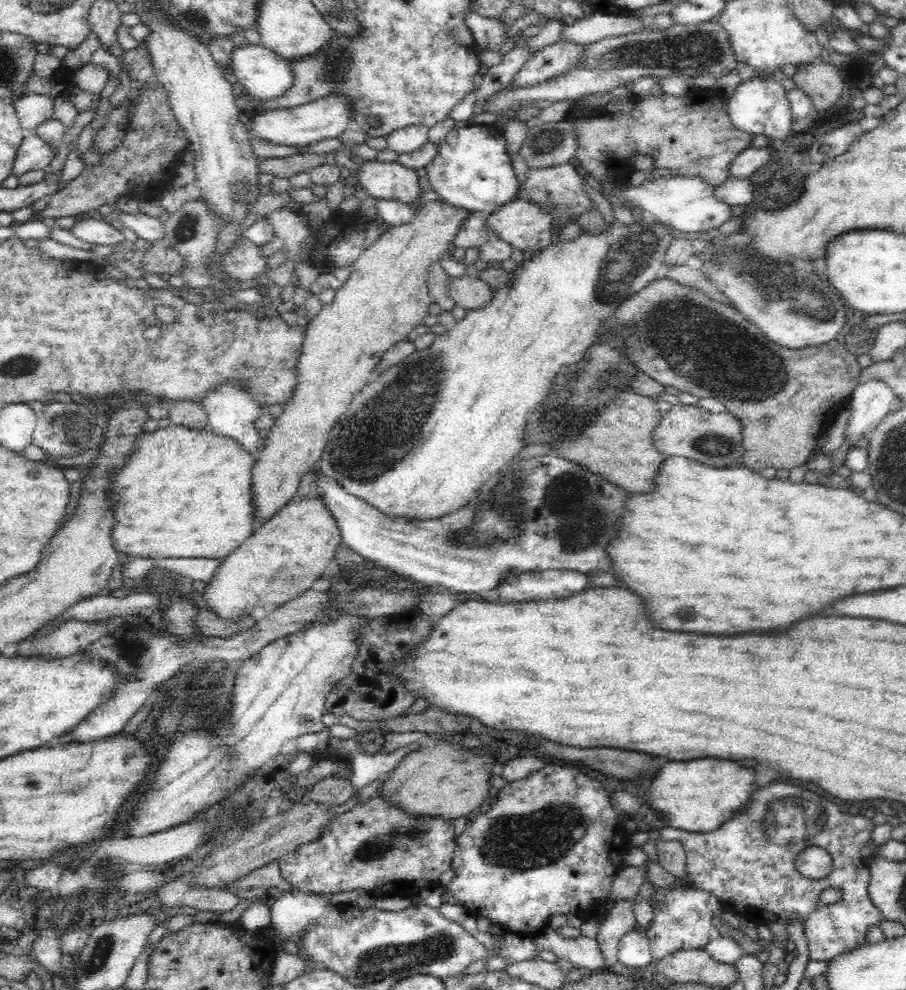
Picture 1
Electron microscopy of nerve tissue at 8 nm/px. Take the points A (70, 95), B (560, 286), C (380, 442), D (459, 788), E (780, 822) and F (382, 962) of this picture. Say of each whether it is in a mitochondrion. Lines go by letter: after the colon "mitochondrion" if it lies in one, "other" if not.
A: other
B: other
C: mitochondrion
D: other
E: mitochondrion
F: mitochondrion

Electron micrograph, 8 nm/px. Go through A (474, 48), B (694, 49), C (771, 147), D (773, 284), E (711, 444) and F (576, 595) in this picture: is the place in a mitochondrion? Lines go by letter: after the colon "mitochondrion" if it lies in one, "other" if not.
A: other
B: mitochondrion
C: other
D: mitochondrion
E: mitochondrion
F: other

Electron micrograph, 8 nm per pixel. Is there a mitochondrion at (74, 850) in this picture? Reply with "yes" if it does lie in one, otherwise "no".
no

